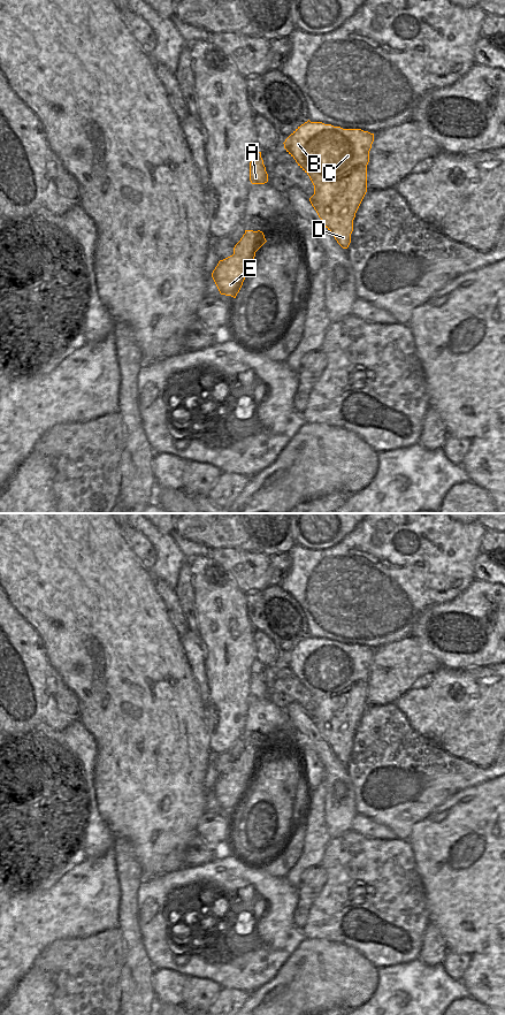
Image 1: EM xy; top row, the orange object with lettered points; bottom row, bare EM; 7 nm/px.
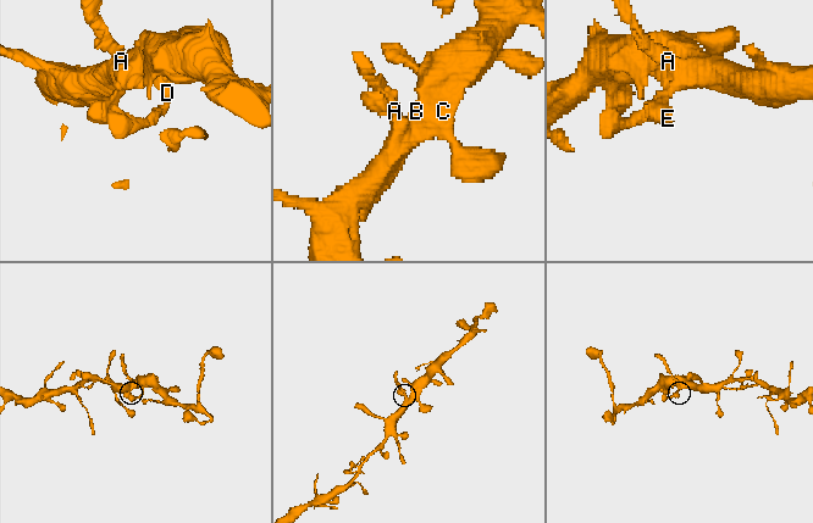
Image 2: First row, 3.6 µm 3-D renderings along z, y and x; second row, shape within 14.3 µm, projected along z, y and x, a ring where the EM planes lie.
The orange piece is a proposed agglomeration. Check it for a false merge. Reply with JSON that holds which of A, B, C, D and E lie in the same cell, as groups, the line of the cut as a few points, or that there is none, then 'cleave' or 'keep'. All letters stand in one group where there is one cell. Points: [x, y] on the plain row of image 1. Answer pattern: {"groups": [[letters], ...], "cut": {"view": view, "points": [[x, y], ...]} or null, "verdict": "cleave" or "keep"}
{"groups": [["A", "B", "C", "D", "E"]], "cut": null, "verdict": "keep"}

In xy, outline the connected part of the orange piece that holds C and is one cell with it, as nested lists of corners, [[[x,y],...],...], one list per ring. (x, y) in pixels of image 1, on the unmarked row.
[[[309,635],[298,642],[283,658],[286,667],[309,692],[314,710],[309,717],[337,758],[347,764],[355,728],[367,708],[367,680],[374,649],[361,644],[343,644]]]

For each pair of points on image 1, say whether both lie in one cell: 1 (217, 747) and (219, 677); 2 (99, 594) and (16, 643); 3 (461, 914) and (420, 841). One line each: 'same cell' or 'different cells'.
1: same cell
2: different cells
3: same cell

